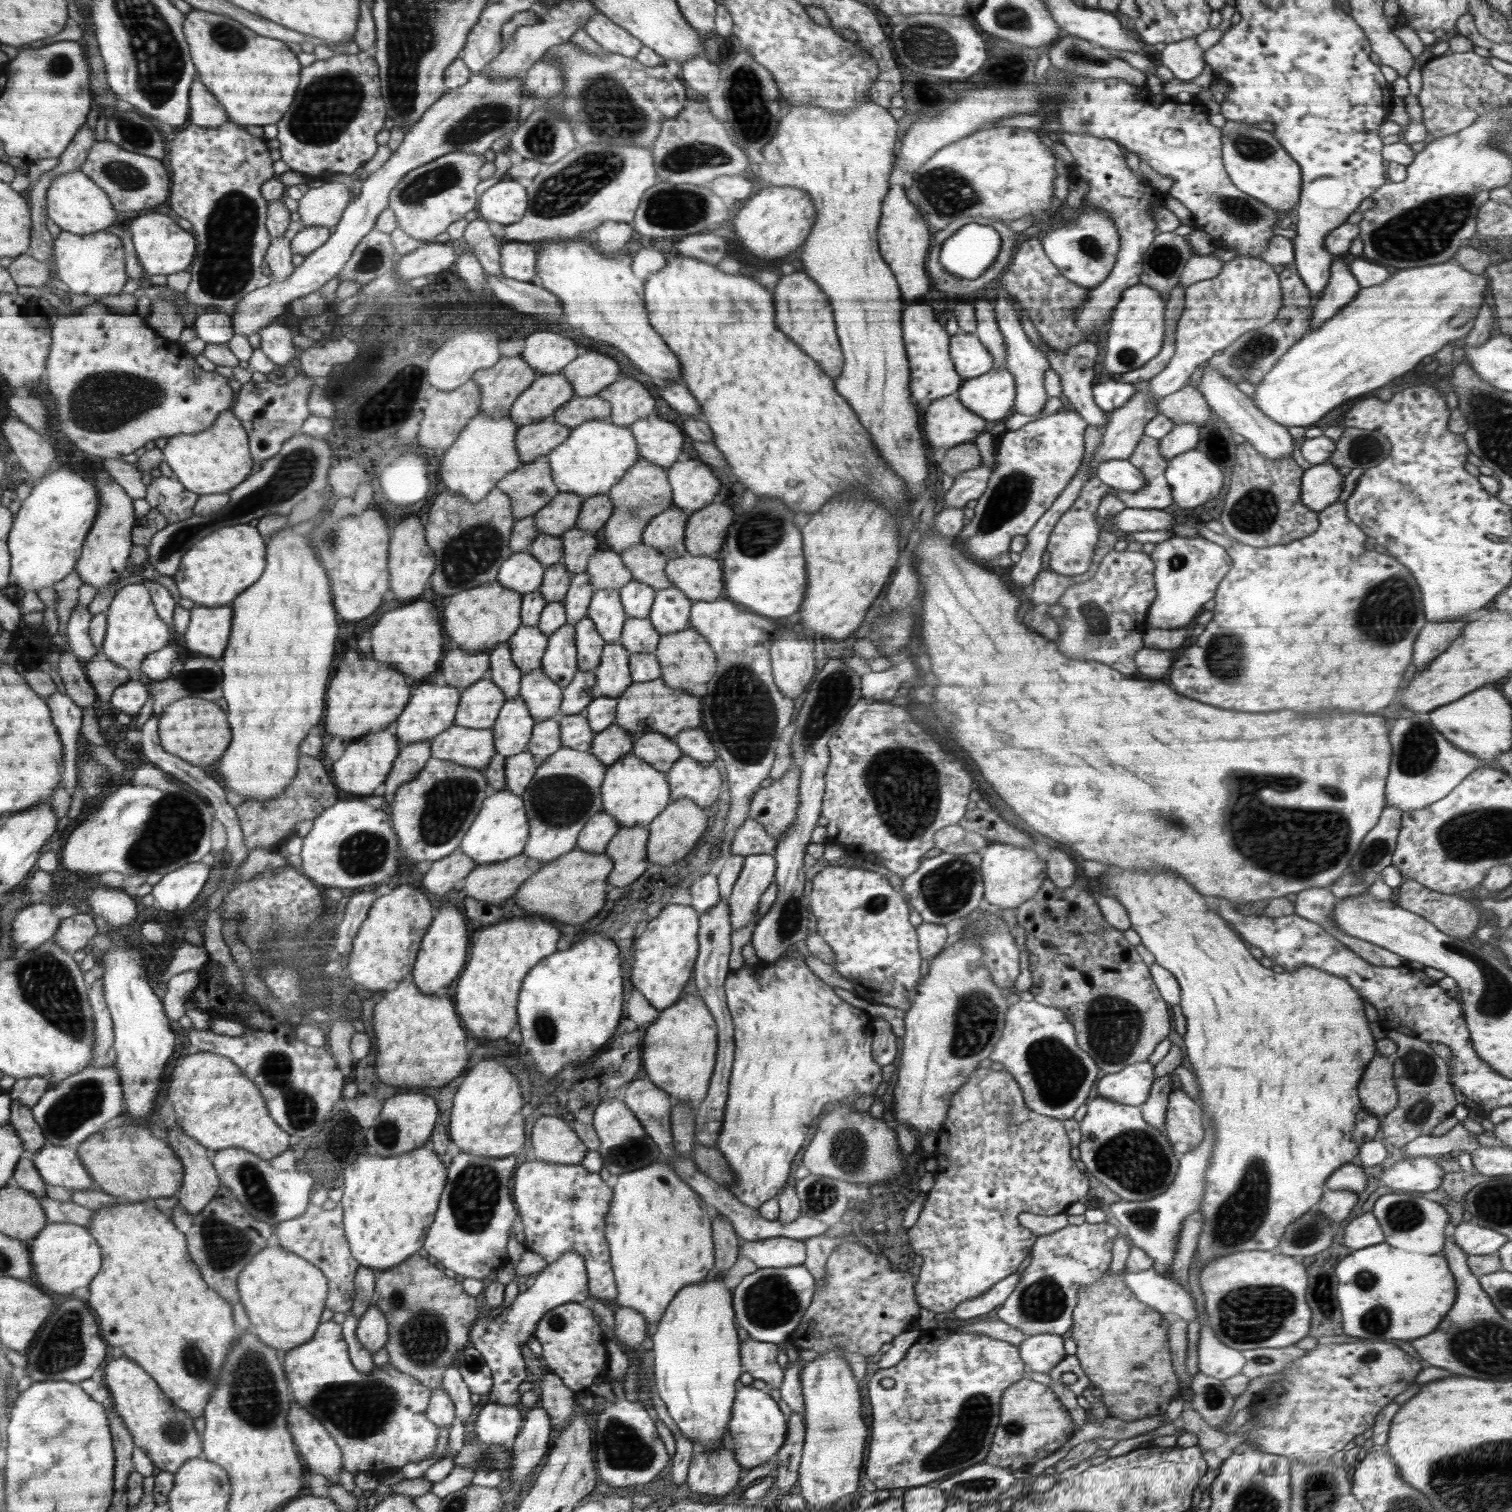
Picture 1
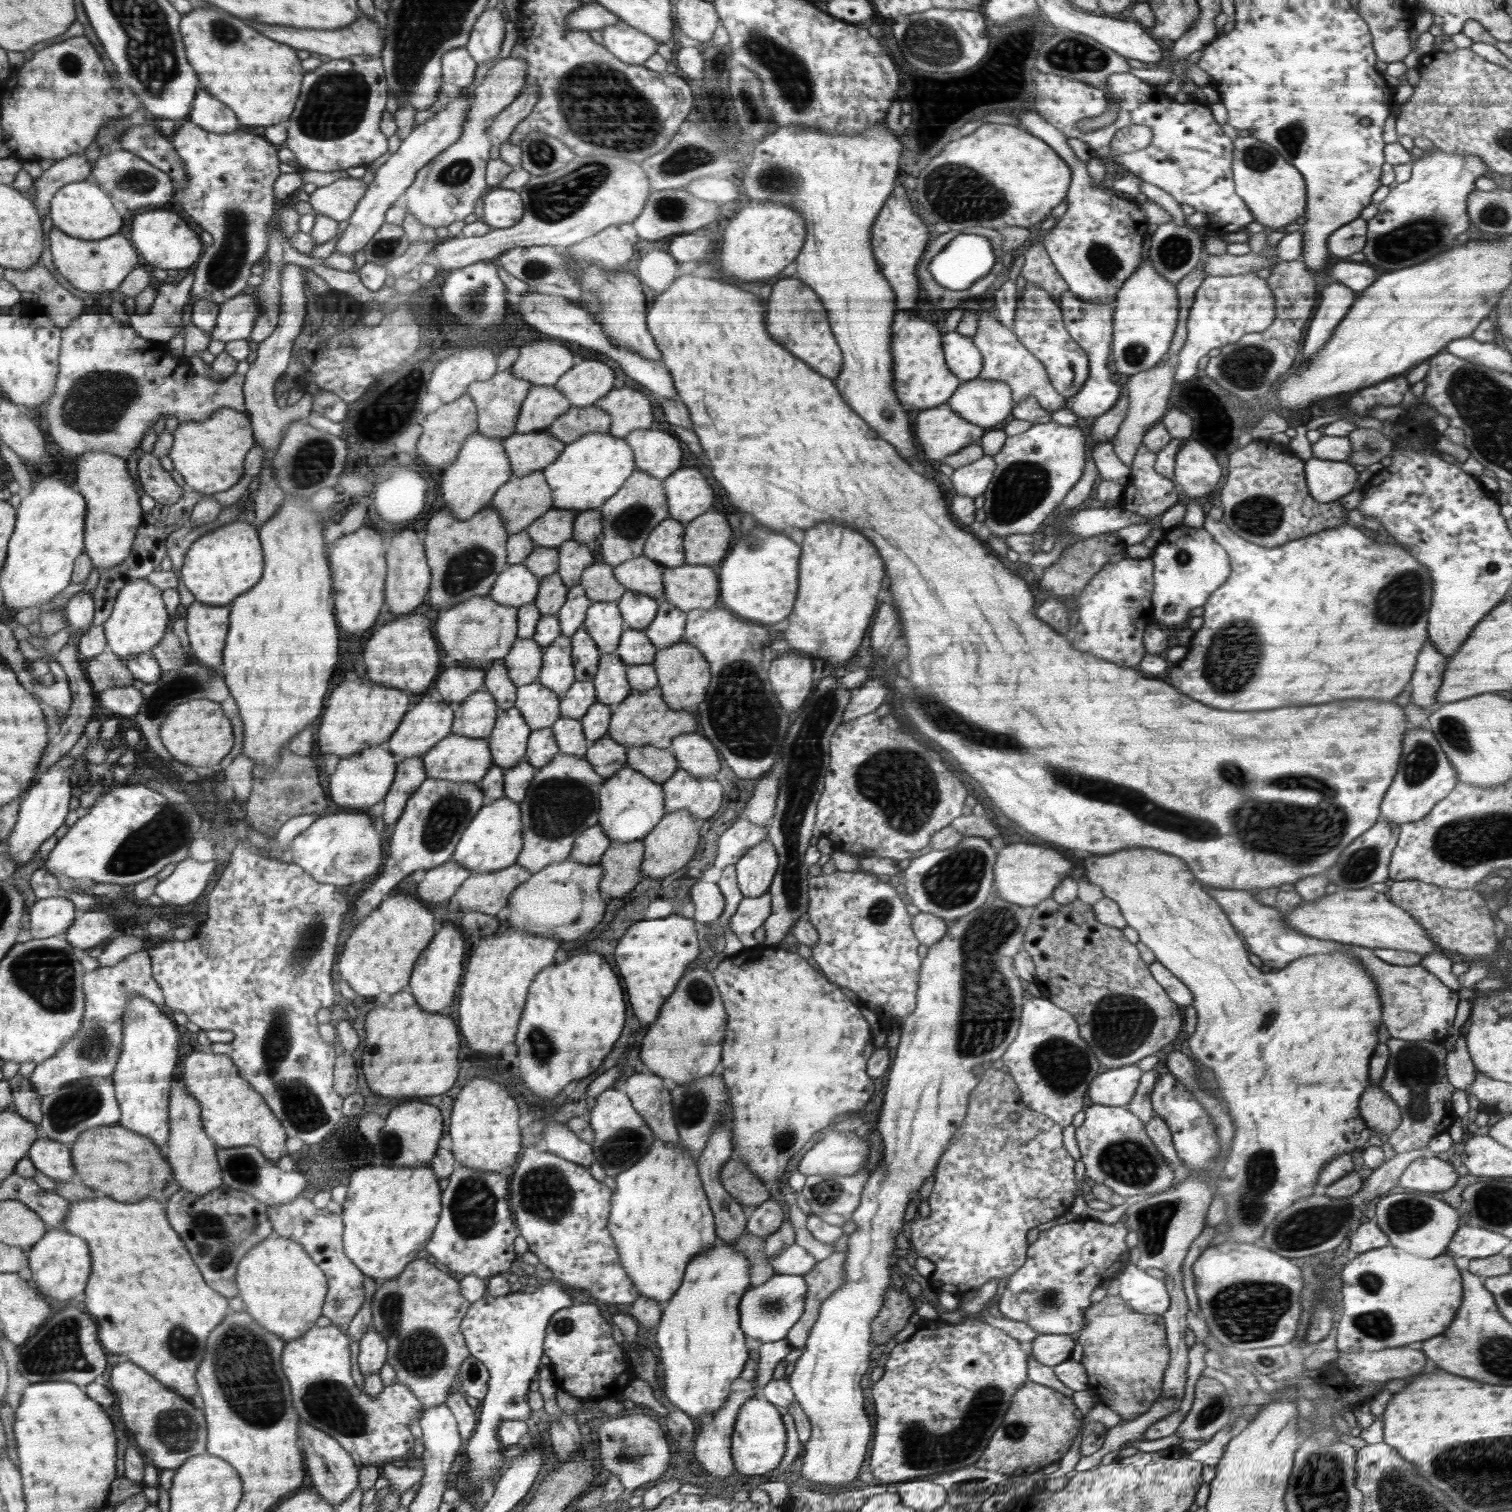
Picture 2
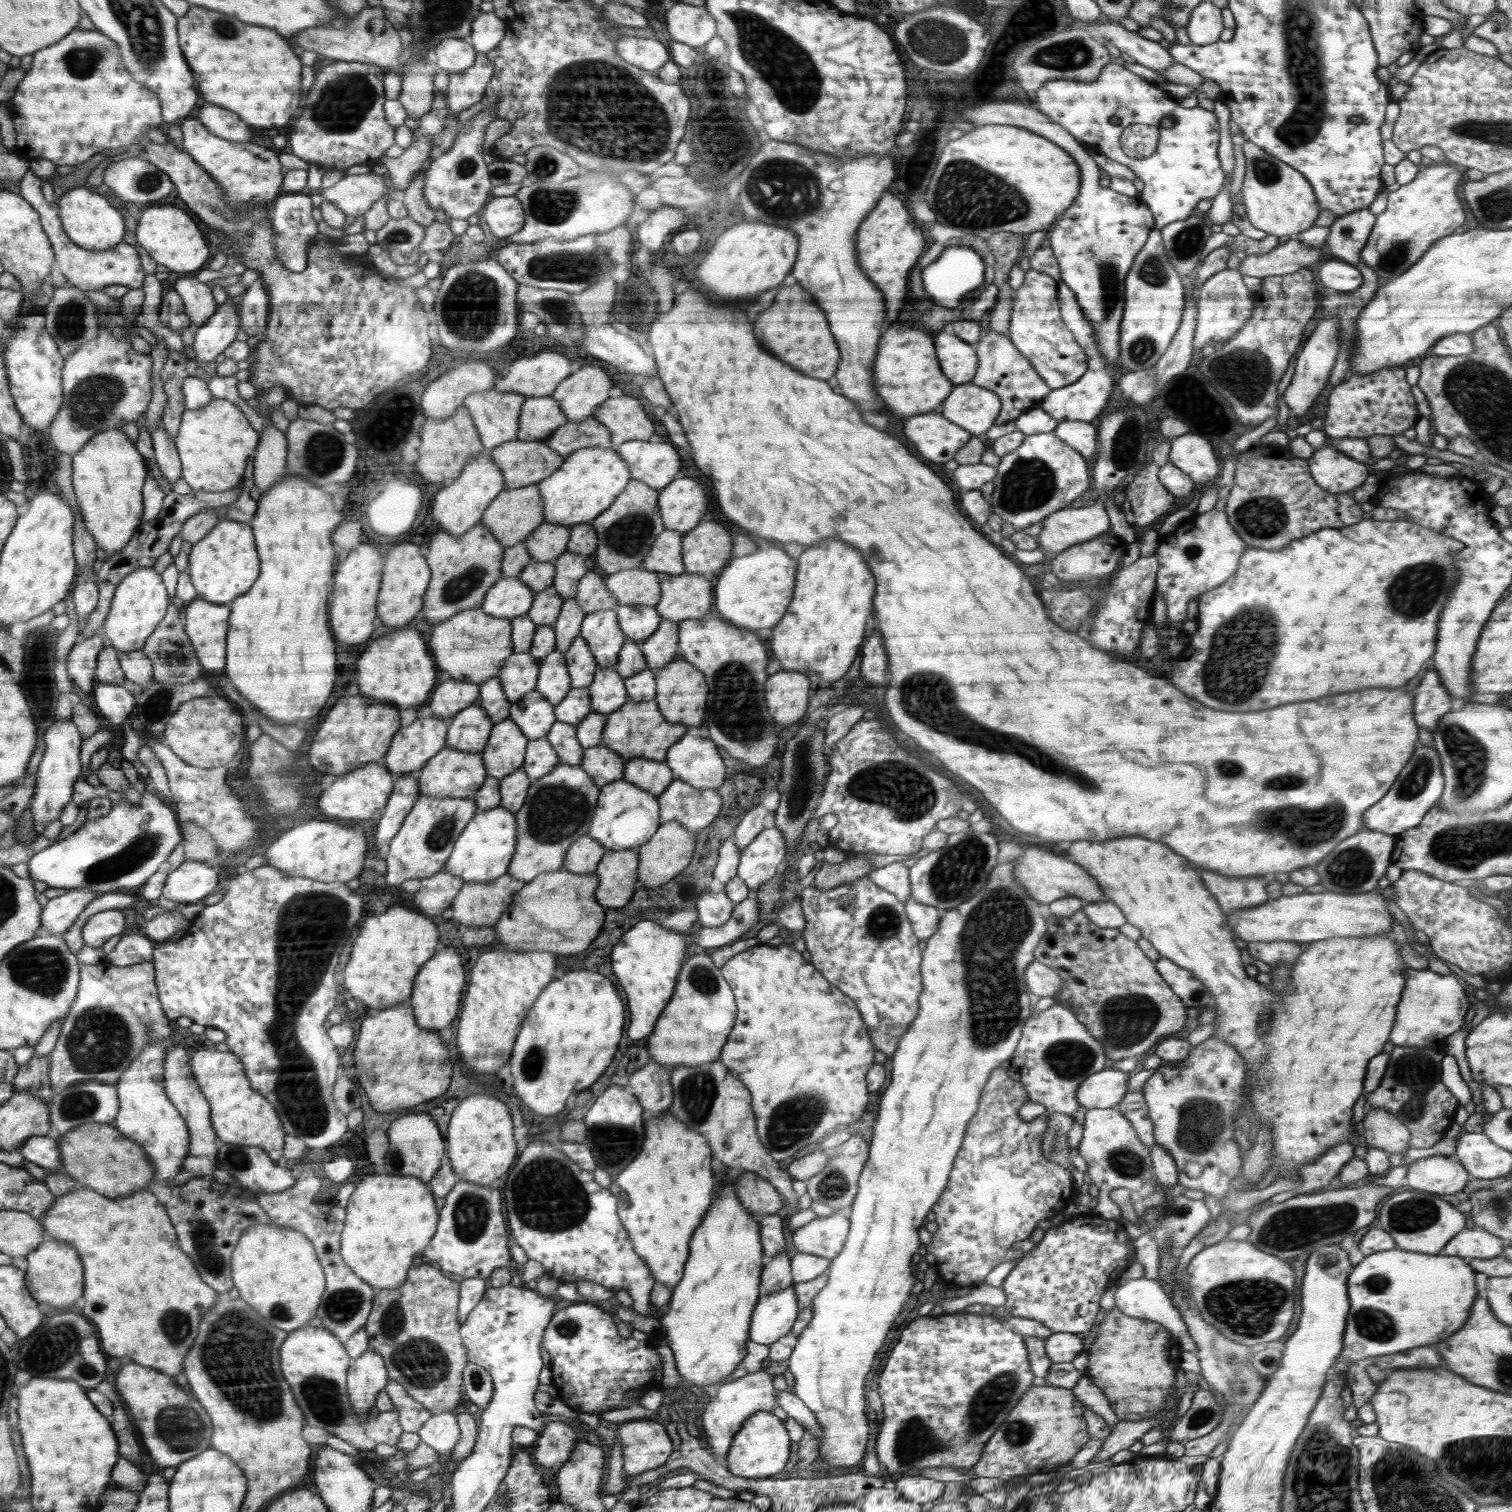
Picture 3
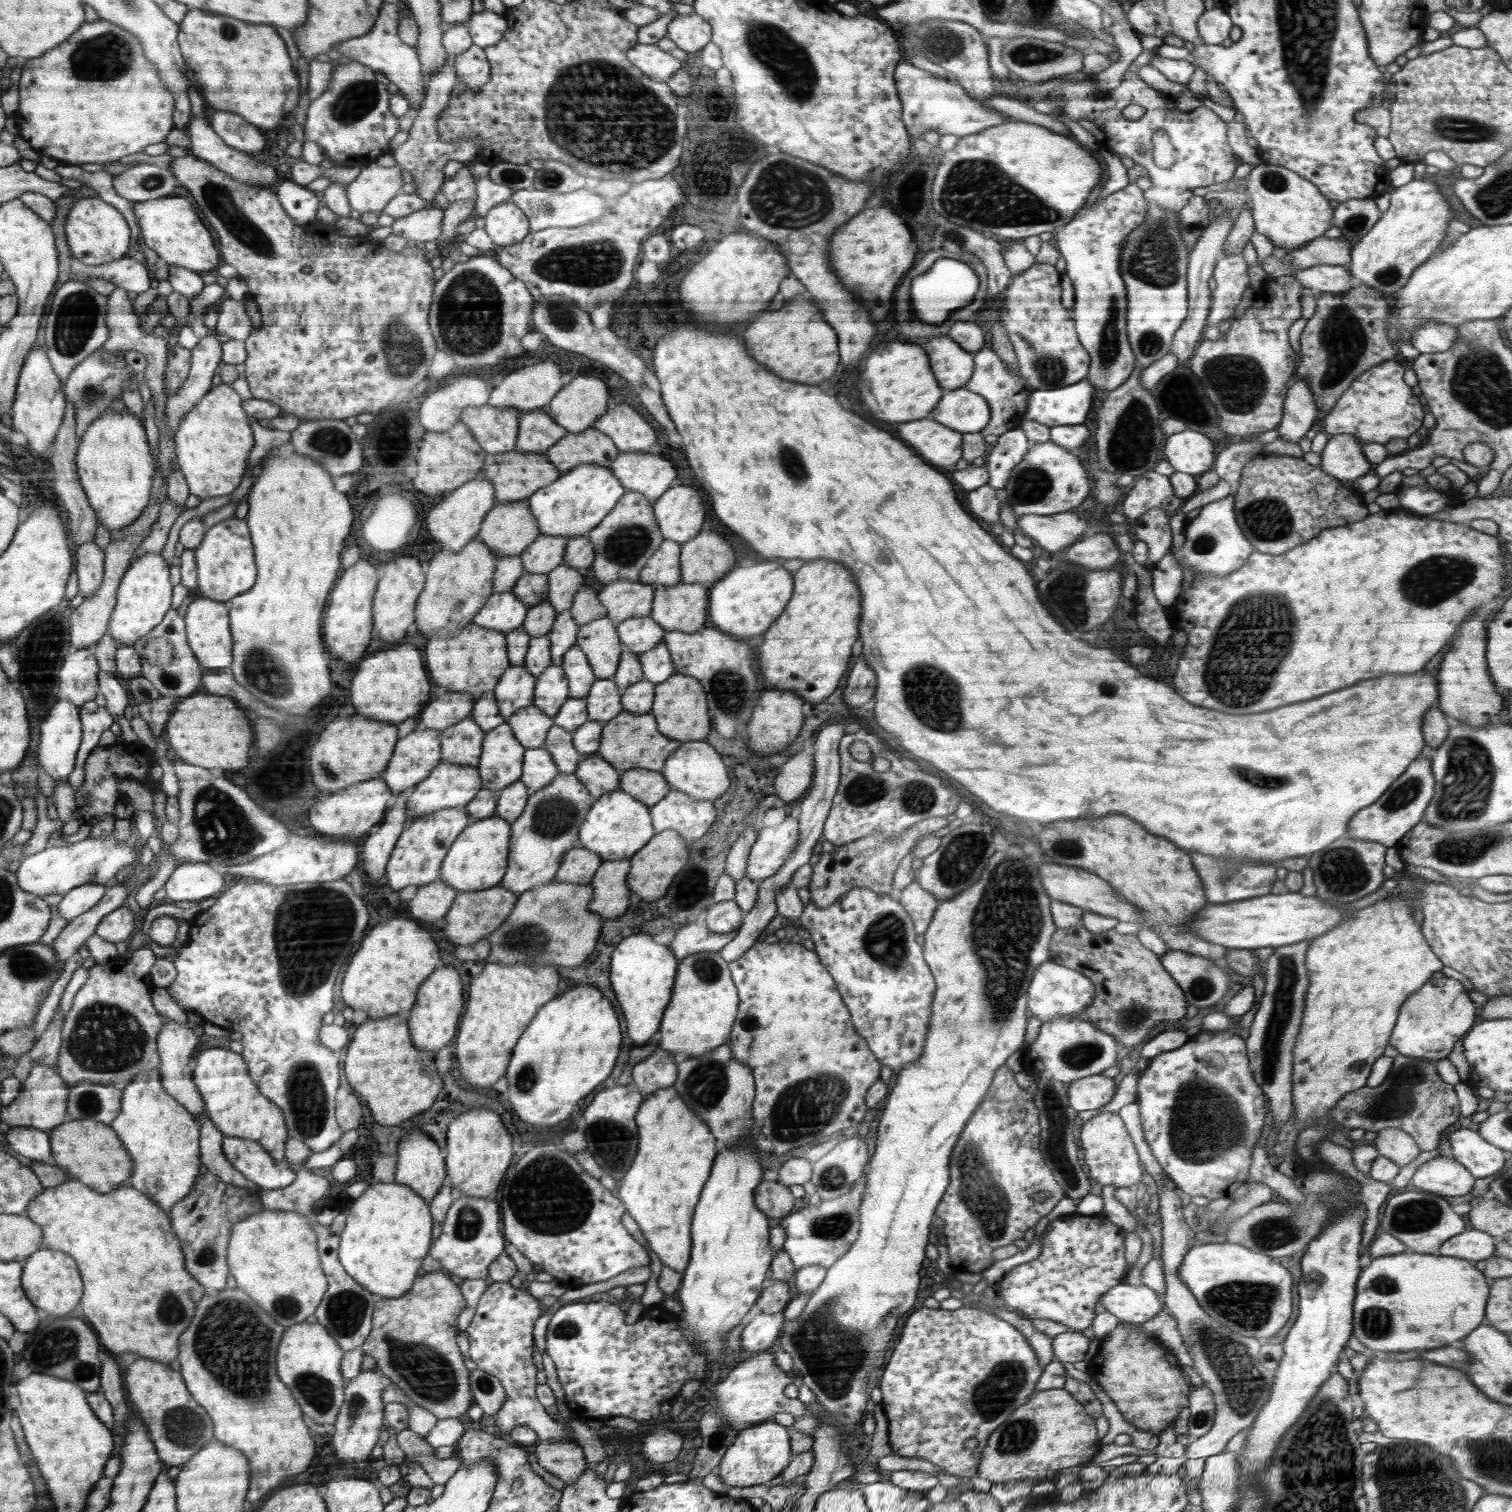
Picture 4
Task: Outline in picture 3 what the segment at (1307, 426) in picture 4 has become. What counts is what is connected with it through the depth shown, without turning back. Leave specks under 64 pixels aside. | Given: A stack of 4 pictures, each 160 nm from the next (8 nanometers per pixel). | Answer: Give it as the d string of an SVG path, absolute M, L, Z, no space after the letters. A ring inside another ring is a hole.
M1325 316L1316 326L1312 335L1304 344L1302 352L1298 354L1294 375L1290 385L1284 391L1284 402L1290 409L1291 416L1303 417L1308 414L1310 407L1316 401L1320 391L1325 388L1330 371L1336 362L1338 348L1339 322L1335 316Z

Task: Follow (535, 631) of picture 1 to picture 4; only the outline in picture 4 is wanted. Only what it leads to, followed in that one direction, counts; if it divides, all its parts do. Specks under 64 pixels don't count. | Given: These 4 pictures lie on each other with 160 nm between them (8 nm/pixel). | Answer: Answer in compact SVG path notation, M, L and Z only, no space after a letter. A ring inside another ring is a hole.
M510 666L503 672L499 685L494 688L498 710L509 721L521 708L534 703L537 678L523 666Z

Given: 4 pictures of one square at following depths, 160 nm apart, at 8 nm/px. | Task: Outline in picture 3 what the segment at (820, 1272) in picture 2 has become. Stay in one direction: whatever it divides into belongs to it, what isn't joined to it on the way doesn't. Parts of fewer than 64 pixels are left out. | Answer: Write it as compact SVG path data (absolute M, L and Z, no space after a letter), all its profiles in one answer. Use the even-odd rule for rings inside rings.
M828 1271L823 1272L812 1280L798 1282L793 1284L796 1300L798 1305L799 1314L796 1317L795 1323L791 1328L792 1334L798 1336L812 1318L812 1305L814 1297L824 1288L828 1280Z

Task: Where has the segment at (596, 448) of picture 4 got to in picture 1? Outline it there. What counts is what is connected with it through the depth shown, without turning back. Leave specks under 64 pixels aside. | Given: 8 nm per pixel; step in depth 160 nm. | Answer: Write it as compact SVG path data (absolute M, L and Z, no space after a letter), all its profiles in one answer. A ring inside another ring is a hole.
M598 396L575 397L571 402L563 404L554 418L562 425L574 429L588 421L604 421L611 417L611 404Z

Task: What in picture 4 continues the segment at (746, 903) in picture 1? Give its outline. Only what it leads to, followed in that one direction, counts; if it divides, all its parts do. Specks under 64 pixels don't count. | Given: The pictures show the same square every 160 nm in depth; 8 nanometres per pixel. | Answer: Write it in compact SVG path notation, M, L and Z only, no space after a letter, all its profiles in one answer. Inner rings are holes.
M790 811L778 825L760 828L760 834L752 845L746 878L754 882L773 876L795 851L799 841L799 817Z

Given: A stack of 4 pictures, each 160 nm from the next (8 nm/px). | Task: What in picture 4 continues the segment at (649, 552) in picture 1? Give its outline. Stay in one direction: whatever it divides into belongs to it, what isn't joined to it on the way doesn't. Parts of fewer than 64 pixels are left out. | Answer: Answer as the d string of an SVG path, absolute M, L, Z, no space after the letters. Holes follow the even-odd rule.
M617 580L604 585L599 600L607 607L607 616L618 626L635 616L649 616L654 604L655 586L639 581Z

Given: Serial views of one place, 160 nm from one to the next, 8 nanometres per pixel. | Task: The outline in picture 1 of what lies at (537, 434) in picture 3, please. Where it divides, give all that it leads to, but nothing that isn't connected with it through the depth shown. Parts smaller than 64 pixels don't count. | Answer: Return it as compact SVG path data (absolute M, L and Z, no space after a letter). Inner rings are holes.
M562 372L538 375L535 382L515 401L509 414L520 428L554 416L563 404L573 399L573 385Z

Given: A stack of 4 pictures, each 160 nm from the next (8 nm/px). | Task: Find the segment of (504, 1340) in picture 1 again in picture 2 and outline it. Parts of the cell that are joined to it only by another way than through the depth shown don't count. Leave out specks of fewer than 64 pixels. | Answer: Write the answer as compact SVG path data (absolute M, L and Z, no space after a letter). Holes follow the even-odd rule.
M542 1281L541 1287L531 1293L522 1291L493 1297L485 1294L480 1300L471 1304L463 1320L463 1335L467 1347L471 1348L472 1357L483 1361L490 1370L490 1388L487 1397L481 1401L482 1411L475 1433L466 1444L463 1452L470 1459L468 1486L478 1486L485 1480L493 1478L506 1467L502 1452L504 1446L498 1442L498 1427L504 1420L522 1420L530 1418L528 1408L528 1386L530 1378L536 1376L538 1364L542 1358L542 1342L546 1342L547 1327L551 1316L572 1306L572 1296L560 1284Z

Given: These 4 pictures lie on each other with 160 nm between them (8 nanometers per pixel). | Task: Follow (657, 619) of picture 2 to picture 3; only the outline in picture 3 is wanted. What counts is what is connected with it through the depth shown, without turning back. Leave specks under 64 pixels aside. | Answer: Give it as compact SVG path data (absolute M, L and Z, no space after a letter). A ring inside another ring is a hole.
M662 617L658 630L641 643L648 669L656 672L678 657L678 631L678 622Z

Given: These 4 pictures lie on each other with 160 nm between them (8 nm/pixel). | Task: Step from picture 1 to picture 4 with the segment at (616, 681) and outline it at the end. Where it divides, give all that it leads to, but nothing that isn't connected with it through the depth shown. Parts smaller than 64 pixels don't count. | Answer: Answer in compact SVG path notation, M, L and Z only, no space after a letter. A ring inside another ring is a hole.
M613 678L596 679L590 688L590 693L585 697L587 717L589 720L598 720L606 724L622 712L620 698L623 696L620 696L620 688Z

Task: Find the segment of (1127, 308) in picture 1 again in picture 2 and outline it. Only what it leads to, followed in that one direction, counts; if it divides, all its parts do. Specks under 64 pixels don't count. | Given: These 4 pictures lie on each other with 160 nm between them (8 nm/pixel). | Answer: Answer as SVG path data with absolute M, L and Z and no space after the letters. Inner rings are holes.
M1149 256L1143 260L1139 269L1124 281L1116 296L1111 356L1114 356L1118 378L1124 378L1151 369L1161 362L1175 333L1179 300L1176 286L1155 271Z

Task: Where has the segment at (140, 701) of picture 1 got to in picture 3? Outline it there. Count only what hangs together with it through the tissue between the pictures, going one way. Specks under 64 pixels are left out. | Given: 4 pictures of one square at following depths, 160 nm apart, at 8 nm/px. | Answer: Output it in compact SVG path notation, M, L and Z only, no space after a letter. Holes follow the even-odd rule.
M96 682L94 704L105 722L116 726L134 715L135 694L129 685Z

